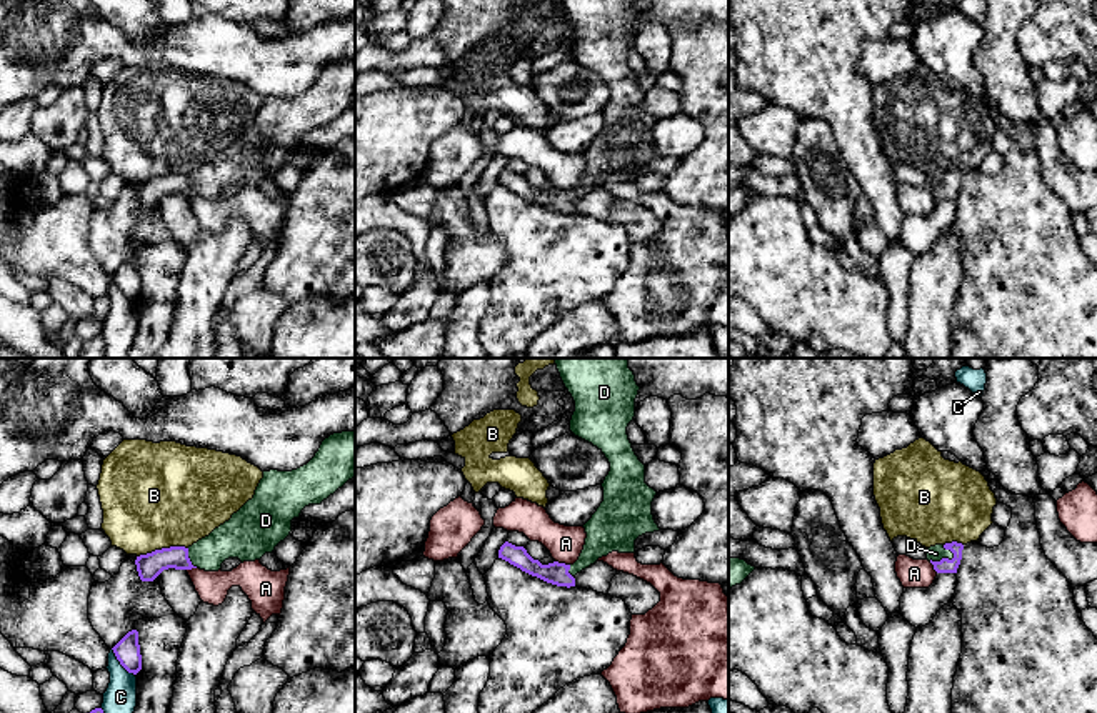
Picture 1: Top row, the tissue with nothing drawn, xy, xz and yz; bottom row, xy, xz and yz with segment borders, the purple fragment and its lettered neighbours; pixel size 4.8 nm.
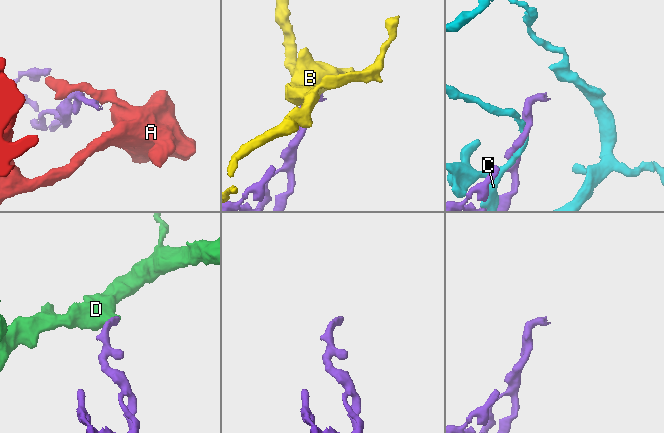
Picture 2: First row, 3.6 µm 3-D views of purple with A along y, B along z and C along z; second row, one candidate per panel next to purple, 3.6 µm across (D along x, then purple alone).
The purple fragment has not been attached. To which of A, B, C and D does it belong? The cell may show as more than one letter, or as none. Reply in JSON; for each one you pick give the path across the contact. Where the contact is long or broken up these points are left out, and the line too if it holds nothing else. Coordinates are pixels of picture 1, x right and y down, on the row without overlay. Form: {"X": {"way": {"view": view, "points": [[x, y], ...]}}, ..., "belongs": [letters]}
{"D": {"way": {"view": "yz", "points": [[946, 192], [942, 185], [936, 180]]}}, "belongs": ["D"]}

